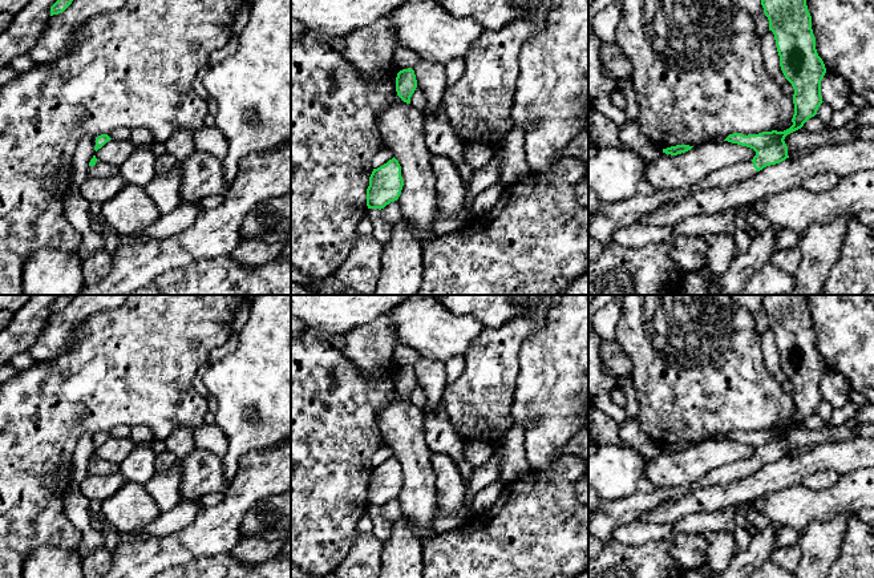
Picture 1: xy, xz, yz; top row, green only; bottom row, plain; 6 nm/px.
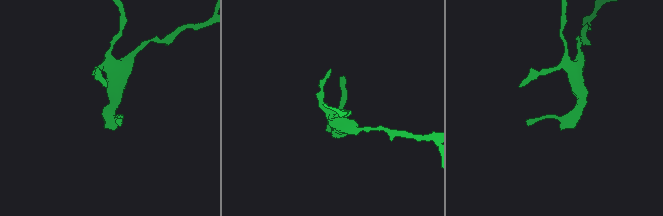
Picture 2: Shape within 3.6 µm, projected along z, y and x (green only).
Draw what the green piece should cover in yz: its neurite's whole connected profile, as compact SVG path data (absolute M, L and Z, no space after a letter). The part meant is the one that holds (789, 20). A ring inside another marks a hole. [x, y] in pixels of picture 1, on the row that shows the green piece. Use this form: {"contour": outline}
{"contour": "M761 0L761 5L769 20L769 31L774 35L781 70L794 89L793 125L784 132L729 134L724 141L753 149L756 151L753 159L716 170L689 187L656 190L648 197L636 194L616 203L600 203L588 225L588 234L603 246L612 243L612 234L618 229L638 222L657 206L677 201L697 190L739 183L764 167L789 158L784 140L817 114L824 102L821 81L826 68L816 49L806 0Z"}

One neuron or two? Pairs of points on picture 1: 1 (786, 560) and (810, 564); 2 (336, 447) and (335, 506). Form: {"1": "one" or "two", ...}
{"1": "two", "2": "one"}

